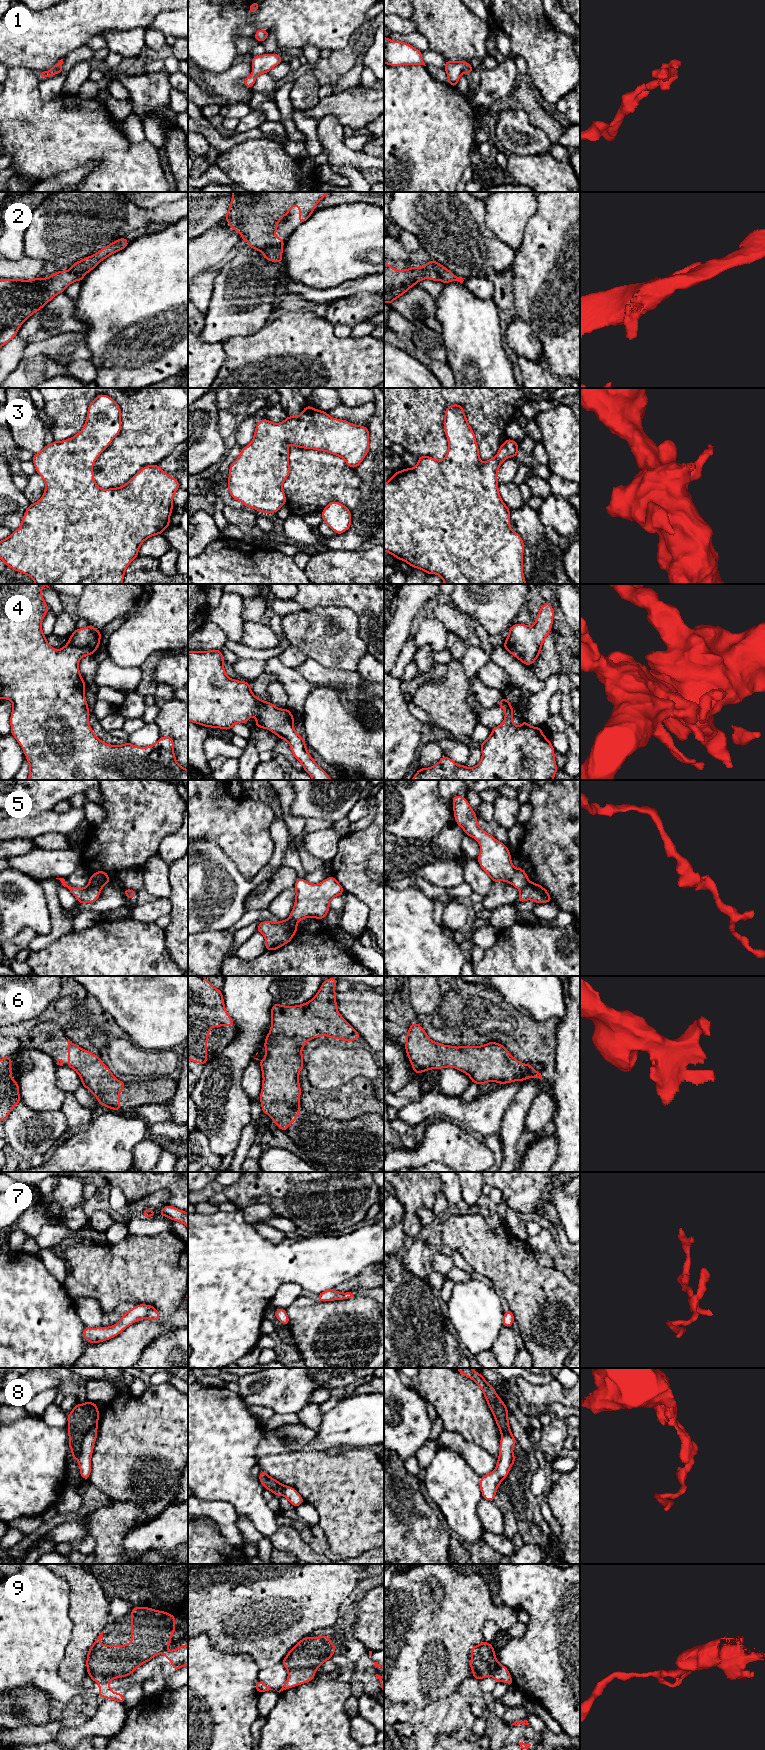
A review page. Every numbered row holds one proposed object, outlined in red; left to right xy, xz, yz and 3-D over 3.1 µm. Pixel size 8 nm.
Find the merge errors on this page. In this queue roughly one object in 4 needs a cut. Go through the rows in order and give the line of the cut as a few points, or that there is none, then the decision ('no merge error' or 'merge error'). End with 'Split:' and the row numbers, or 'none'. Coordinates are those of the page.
1: no cut | no merge error
2: yz (422, 267), (434, 270), (440, 279) | merge error
3: no cut | no merge error
4: no cut | no merge error
5: xy (89, 882), (100, 889) | merge error
6: no cut | no merge error
7: no cut | no merge error
8: no cut | no merge error
9: no cut | no merge error
Split: 2, 5

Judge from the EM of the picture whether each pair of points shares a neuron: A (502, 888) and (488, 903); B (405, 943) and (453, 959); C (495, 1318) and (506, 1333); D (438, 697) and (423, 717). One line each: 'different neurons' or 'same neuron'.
A: same neuron
B: same neuron
C: different neurons
D: different neurons

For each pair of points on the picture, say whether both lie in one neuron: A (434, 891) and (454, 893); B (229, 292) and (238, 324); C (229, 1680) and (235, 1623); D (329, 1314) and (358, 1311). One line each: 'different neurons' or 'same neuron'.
A: same neuron
B: same neuron
C: different neurons
D: same neuron

